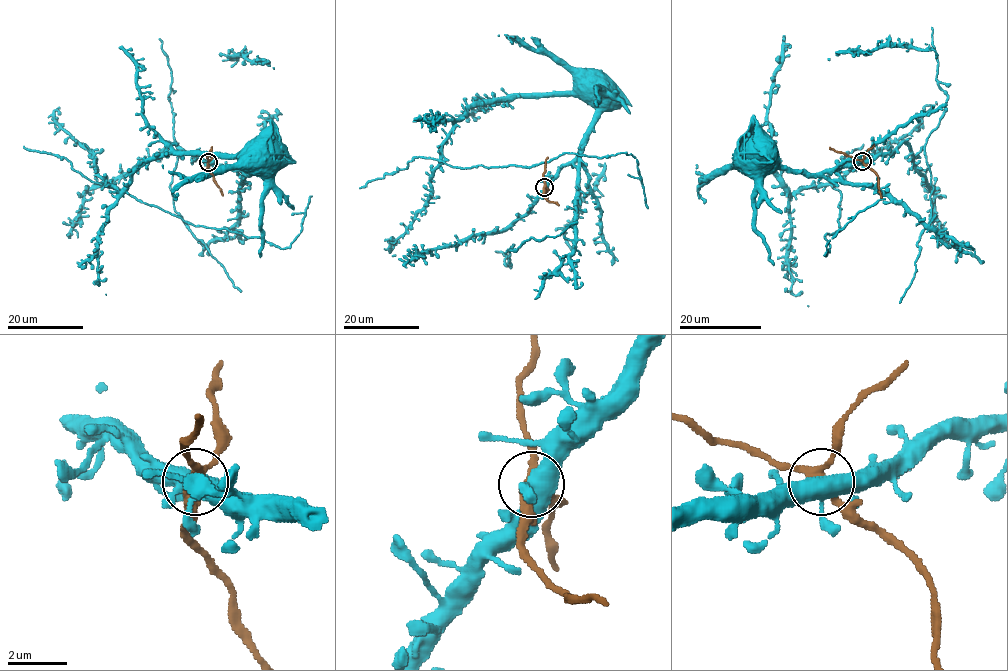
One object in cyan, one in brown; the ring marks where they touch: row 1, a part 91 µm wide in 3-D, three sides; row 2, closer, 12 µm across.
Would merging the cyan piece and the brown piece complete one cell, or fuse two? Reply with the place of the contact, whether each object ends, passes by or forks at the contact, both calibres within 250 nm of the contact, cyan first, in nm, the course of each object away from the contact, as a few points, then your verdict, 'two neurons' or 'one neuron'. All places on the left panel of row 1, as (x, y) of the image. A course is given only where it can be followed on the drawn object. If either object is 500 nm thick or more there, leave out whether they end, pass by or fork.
(208, 162) | cyan forks | brown forks | 440/280 nm | cyan via (209, 162), (250, 173), (260, 164), (260, 142), (263, 138), (266, 141) | brown via (209, 162), (208, 169), (223, 195) | two neurons

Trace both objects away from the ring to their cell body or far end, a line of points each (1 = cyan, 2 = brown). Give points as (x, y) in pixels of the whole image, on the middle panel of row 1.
1: (545, 187), (576, 156), (596, 112), (596, 97), (602, 89)
2: (545, 187), (544, 196), (559, 205)

